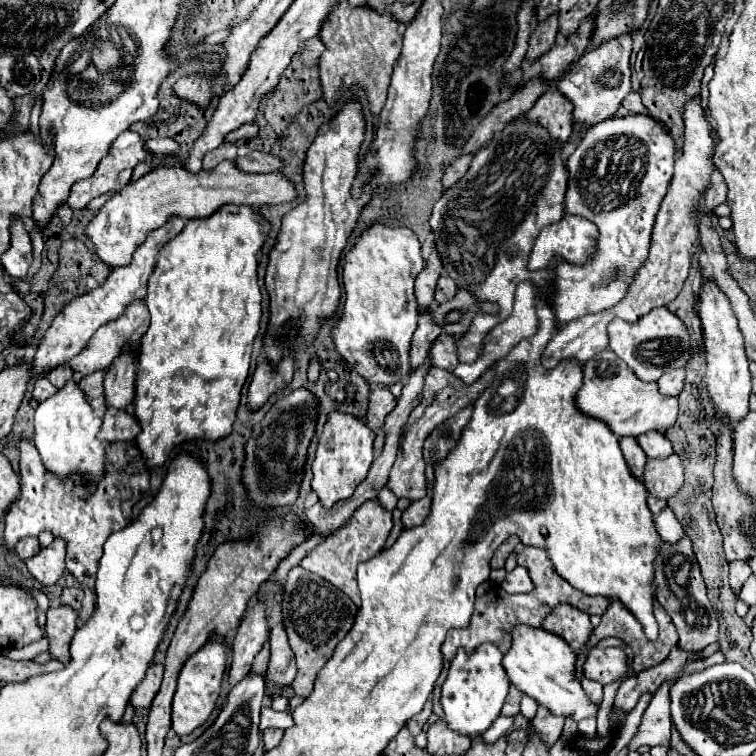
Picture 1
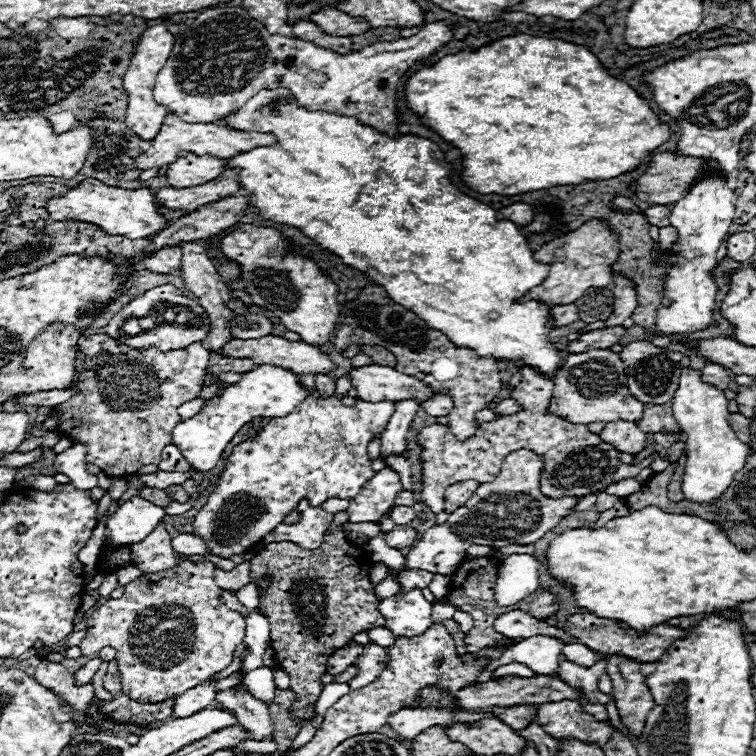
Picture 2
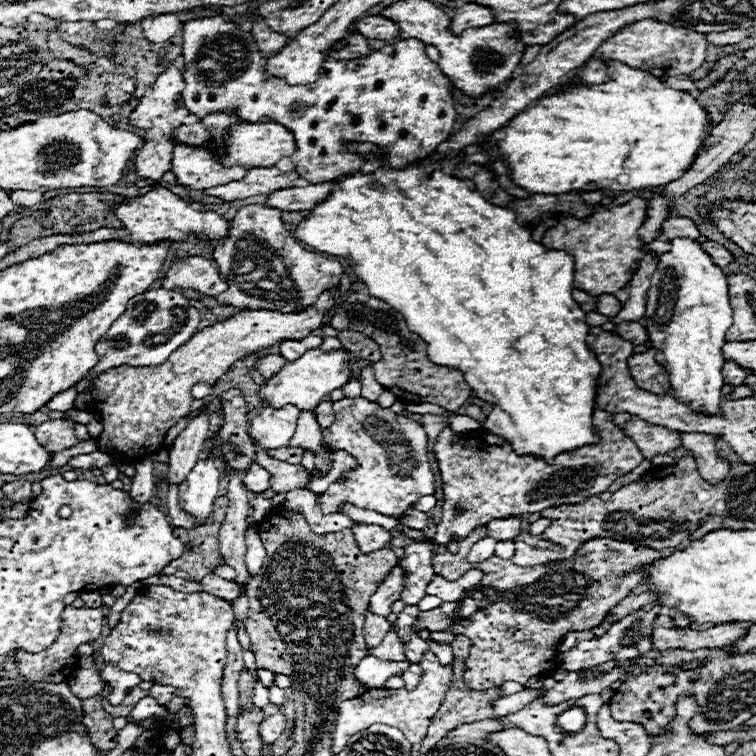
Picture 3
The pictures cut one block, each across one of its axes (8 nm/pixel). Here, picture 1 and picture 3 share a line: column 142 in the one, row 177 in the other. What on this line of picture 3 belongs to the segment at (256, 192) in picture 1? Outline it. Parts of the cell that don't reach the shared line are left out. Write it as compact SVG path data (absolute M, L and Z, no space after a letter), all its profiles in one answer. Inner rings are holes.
M176 144L172 152L172 172L176 174L180 186L206 190L224 182L232 182L232 178L242 178L246 168L224 168L206 148Z

